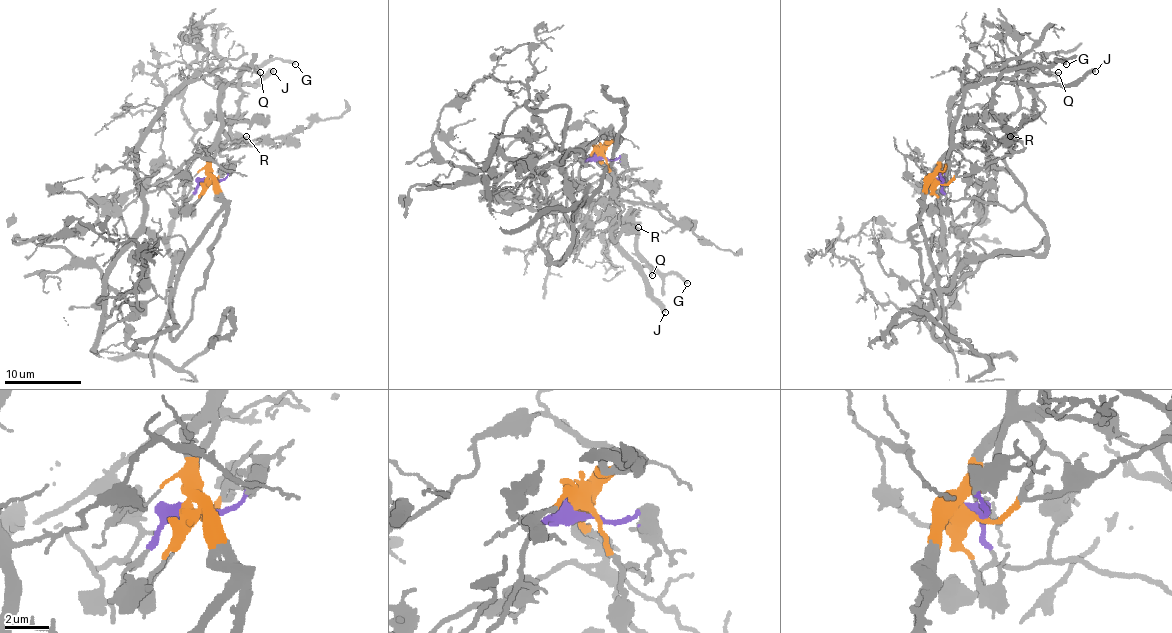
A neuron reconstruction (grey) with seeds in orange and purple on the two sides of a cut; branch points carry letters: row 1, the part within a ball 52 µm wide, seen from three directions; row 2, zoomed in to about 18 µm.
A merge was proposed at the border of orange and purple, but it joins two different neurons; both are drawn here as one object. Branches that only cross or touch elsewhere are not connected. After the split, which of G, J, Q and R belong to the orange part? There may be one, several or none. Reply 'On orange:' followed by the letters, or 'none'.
On orange: G, J, Q, R

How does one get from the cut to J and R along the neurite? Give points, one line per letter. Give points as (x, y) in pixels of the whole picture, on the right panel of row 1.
J: (938, 181), (934, 174), (949, 151), (957, 106), (971, 87), (990, 82), (1078, 83), (1095, 72)
R: (938, 181), (947, 183), (961, 176), (980, 172), (992, 160), (1019, 151), (1022, 145), (1011, 135)

